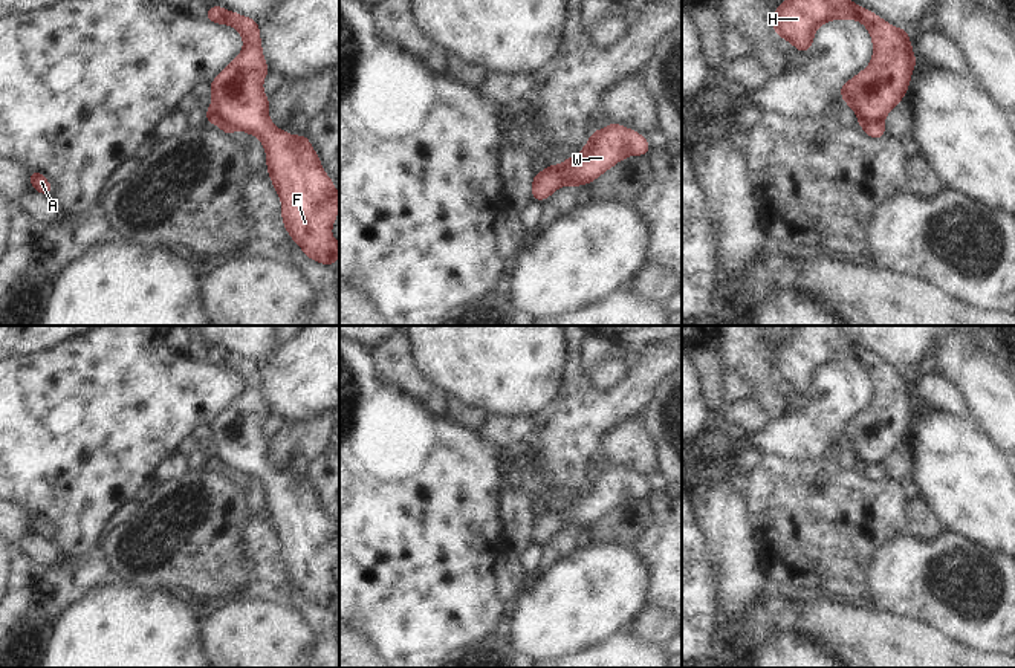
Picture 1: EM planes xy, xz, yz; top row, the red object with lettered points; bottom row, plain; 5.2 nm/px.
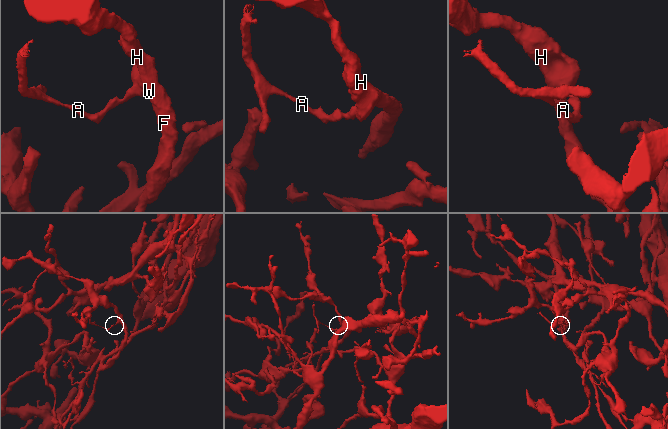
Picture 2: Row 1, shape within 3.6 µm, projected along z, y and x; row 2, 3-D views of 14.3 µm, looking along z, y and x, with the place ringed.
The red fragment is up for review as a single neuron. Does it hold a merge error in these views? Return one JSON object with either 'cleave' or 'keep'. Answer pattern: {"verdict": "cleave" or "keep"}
{"verdict": "cleave"}

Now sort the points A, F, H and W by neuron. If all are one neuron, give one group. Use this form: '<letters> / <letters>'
A / F H W

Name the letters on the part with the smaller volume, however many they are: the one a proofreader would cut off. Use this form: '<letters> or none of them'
A

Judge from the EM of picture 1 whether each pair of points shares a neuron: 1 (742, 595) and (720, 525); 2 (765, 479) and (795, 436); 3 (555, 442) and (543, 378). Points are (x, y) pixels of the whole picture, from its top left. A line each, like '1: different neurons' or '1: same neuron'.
1: same neuron
2: different neurons
3: different neurons

